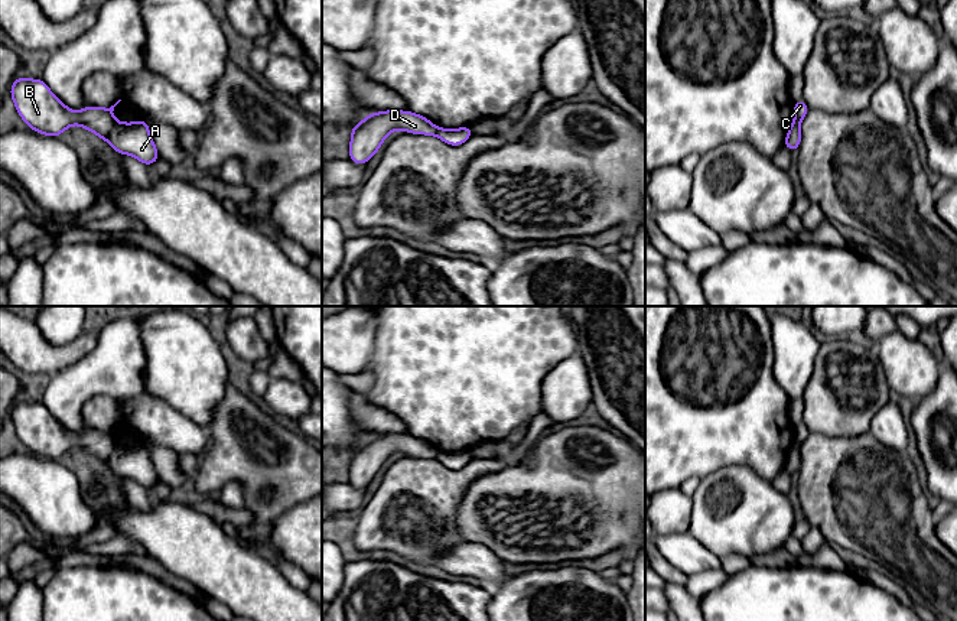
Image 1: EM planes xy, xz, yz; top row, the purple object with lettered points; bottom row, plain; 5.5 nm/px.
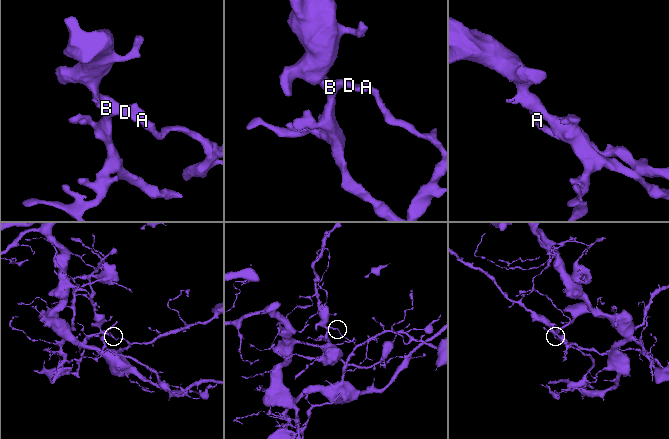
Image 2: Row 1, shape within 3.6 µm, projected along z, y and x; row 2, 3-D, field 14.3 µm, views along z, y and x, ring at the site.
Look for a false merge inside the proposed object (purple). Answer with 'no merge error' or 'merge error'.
merge error

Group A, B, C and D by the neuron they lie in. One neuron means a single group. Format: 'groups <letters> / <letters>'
groups A C / B D

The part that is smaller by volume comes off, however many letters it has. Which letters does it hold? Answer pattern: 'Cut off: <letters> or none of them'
Cut off: B, D

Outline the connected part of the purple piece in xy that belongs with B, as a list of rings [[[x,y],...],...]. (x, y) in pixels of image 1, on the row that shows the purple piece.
[[[17,77],[9,91],[17,114],[39,134],[59,137],[77,124],[105,140],[115,123],[108,108],[88,105],[81,111],[66,107],[42,78]]]

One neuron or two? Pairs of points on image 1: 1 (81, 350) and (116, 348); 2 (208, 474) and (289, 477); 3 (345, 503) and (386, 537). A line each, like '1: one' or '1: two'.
1: two
2: one
3: two

